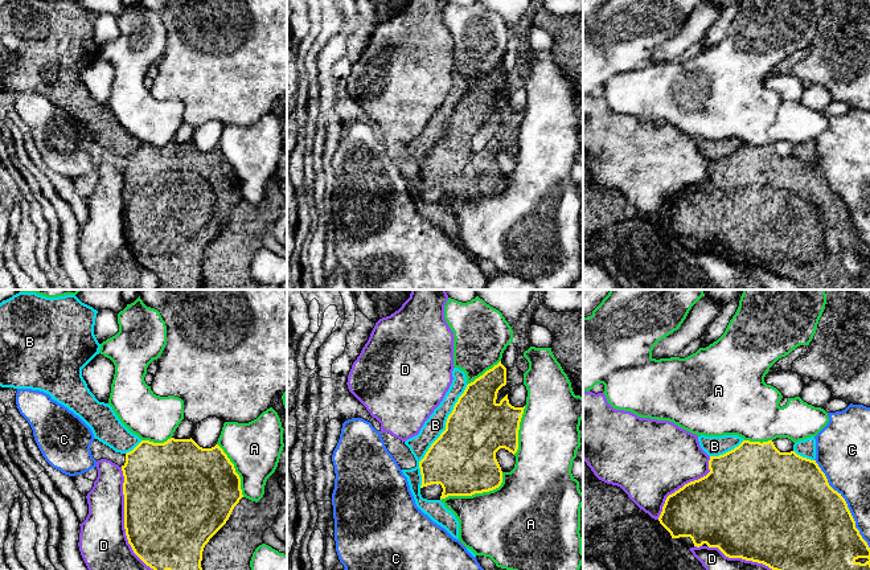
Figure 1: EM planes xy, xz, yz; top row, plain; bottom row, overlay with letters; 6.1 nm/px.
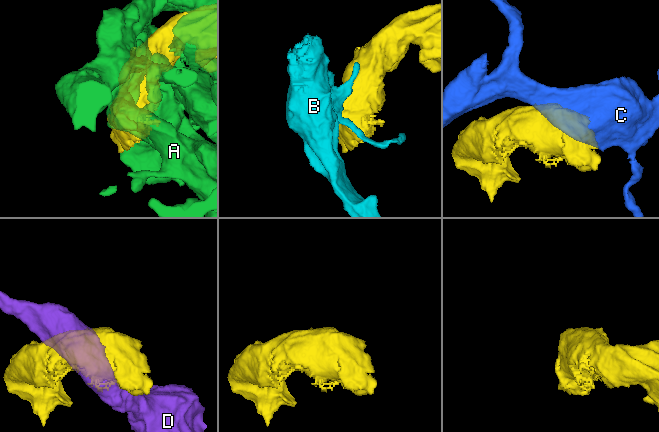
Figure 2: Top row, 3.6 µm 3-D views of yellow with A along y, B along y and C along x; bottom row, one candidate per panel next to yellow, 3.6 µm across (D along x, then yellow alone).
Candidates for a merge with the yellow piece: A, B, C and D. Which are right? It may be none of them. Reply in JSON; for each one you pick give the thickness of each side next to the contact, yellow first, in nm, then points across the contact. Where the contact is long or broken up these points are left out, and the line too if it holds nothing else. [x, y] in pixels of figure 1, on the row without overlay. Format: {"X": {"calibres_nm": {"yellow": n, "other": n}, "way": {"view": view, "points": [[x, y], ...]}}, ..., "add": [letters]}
{"add": []}

